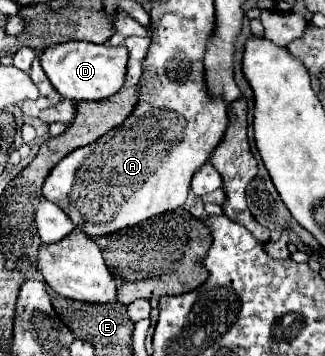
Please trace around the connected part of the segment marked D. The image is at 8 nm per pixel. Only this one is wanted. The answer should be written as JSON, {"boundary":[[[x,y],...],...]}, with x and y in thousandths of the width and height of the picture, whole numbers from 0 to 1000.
{"boundary":[[[197,118],[148,129],[123,152],[123,180],[160,242],[215,281],[320,281],[382,242],[394,140],[382,129],[326,129],[283,118]]]}

